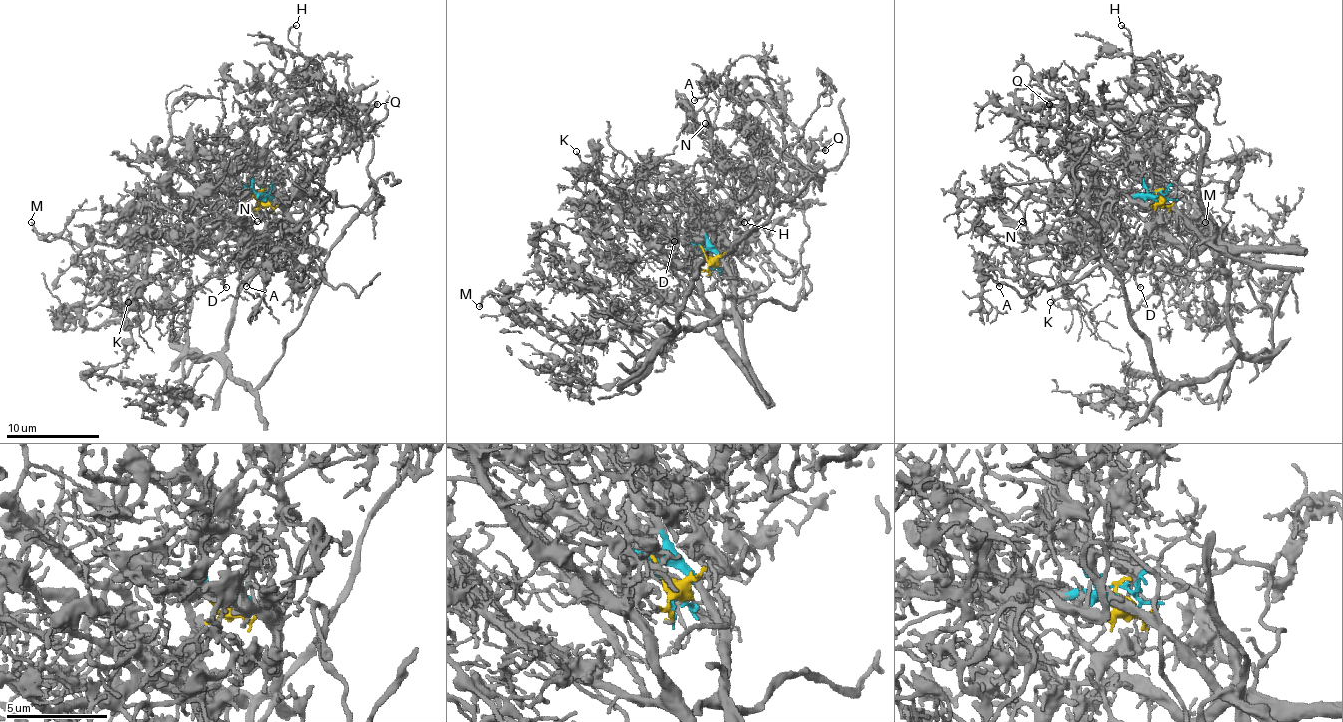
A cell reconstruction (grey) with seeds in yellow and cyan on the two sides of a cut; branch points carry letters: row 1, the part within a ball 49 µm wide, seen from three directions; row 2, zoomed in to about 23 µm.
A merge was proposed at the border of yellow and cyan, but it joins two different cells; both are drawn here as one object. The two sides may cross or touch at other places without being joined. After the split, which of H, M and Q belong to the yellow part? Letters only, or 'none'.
H, M, Q

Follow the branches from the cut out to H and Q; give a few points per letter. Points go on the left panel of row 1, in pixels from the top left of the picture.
H: (262, 190), (290, 199), (306, 132), (359, 127), (359, 92), (329, 102), (296, 25)
Q: (262, 190), (285, 204), (296, 183), (290, 146), (359, 109), (364, 122), (378, 104)

